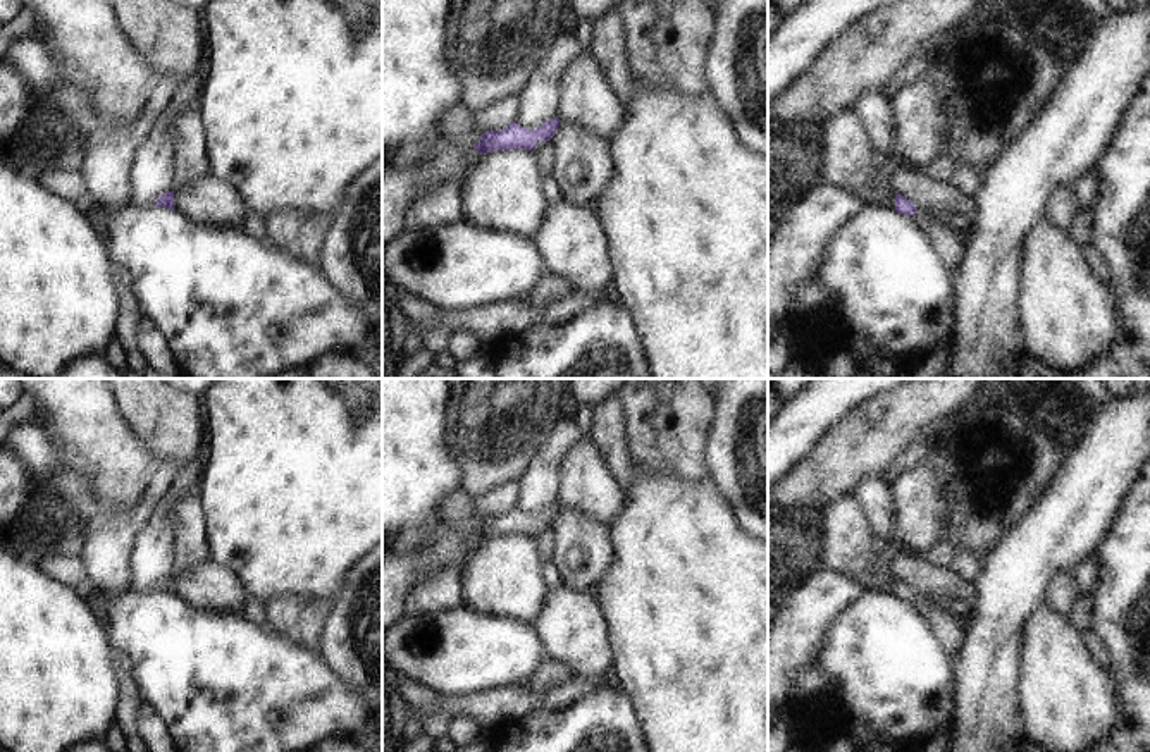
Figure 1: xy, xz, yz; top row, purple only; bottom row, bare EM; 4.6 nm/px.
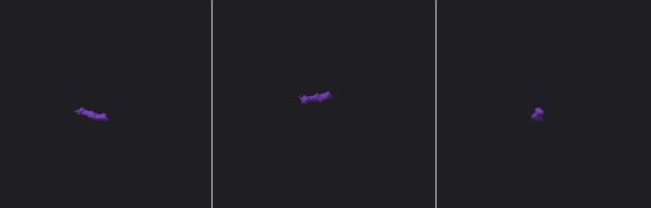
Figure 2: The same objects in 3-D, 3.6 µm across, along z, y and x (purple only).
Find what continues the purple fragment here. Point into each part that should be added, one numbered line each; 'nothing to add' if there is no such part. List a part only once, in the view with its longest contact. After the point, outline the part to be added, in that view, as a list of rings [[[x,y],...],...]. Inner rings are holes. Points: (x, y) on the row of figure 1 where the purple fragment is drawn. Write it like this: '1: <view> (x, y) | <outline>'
1: yz (951, 250) | [[[918,208],[916,213],[907,219],[926,236],[949,270],[955,270],[961,265],[966,244],[957,237],[957,234],[938,224],[933,217],[923,215]]]

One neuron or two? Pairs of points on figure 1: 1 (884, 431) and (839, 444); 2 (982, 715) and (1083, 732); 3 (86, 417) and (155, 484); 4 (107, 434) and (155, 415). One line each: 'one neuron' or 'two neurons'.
1: one neuron
2: two neurons
3: two neurons
4: two neurons

